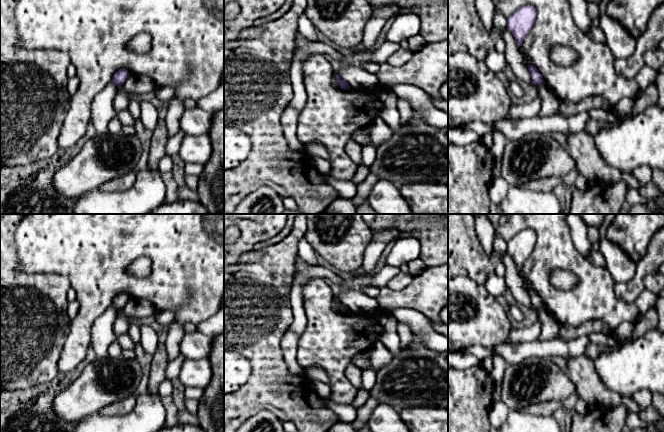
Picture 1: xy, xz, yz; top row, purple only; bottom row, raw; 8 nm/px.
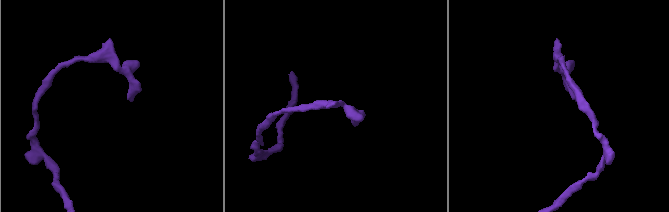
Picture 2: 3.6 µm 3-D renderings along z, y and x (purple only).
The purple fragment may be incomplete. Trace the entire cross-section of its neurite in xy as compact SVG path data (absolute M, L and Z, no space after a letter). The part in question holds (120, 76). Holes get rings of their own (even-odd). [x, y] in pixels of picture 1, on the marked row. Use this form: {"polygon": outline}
{"polygon": "M122 68L120 70L118 70L113 78L112 78L112 82L117 86L117 87L121 87L121 85L125 82L125 80L128 78L129 76L129 72L128 70L126 70L125 68Z"}

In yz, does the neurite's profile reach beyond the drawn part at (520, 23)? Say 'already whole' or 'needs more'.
already whole

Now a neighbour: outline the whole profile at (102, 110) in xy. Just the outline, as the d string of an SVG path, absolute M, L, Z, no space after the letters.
M111 81L92 102L90 125L95 129L97 135L108 133L109 122L117 117L114 99L118 89L119 87Z

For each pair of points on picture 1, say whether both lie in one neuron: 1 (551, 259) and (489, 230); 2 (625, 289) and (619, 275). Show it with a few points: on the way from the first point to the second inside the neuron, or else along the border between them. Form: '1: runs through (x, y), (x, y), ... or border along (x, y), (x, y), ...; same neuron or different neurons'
1: border along (492, 224), (495, 232); different neurons
2: border along (636, 263), (634, 274), (628, 280), (616, 283); different neurons

